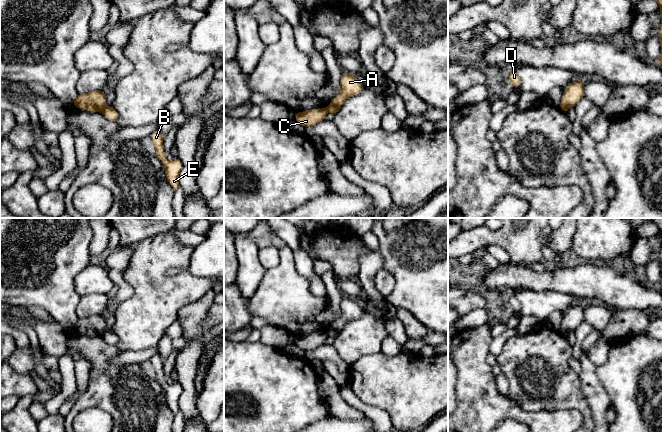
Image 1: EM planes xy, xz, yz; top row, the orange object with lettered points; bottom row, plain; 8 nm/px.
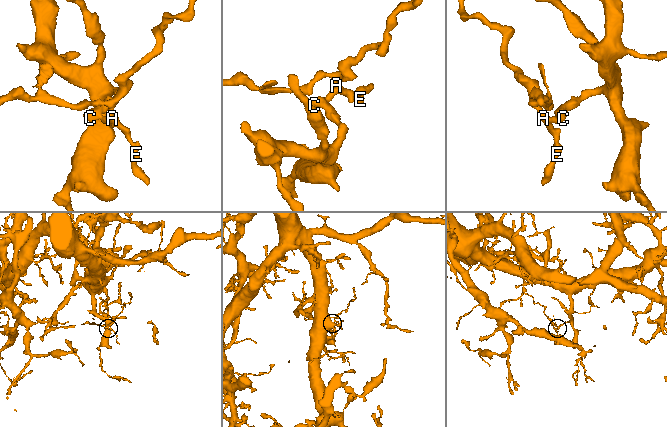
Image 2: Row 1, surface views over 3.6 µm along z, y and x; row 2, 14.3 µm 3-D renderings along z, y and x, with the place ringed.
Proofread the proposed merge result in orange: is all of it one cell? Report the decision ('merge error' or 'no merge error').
merge error

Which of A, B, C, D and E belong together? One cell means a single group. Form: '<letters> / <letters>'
A B D E / C

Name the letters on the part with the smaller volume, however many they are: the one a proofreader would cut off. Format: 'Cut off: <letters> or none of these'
Cut off: A, B, D, E

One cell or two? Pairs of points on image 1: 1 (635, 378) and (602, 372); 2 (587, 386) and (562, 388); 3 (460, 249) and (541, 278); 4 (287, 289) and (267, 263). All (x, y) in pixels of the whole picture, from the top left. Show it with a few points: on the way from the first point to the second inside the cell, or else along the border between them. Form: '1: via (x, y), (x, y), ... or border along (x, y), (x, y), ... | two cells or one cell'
1: via (627, 375), (610, 373) | one cell
2: border along (578, 375), (582, 394), (590, 409) | two cells
3: border along (510, 261), (530, 267) | two cells
4: border along (278, 248), (278, 263), (266, 269) | two cells

